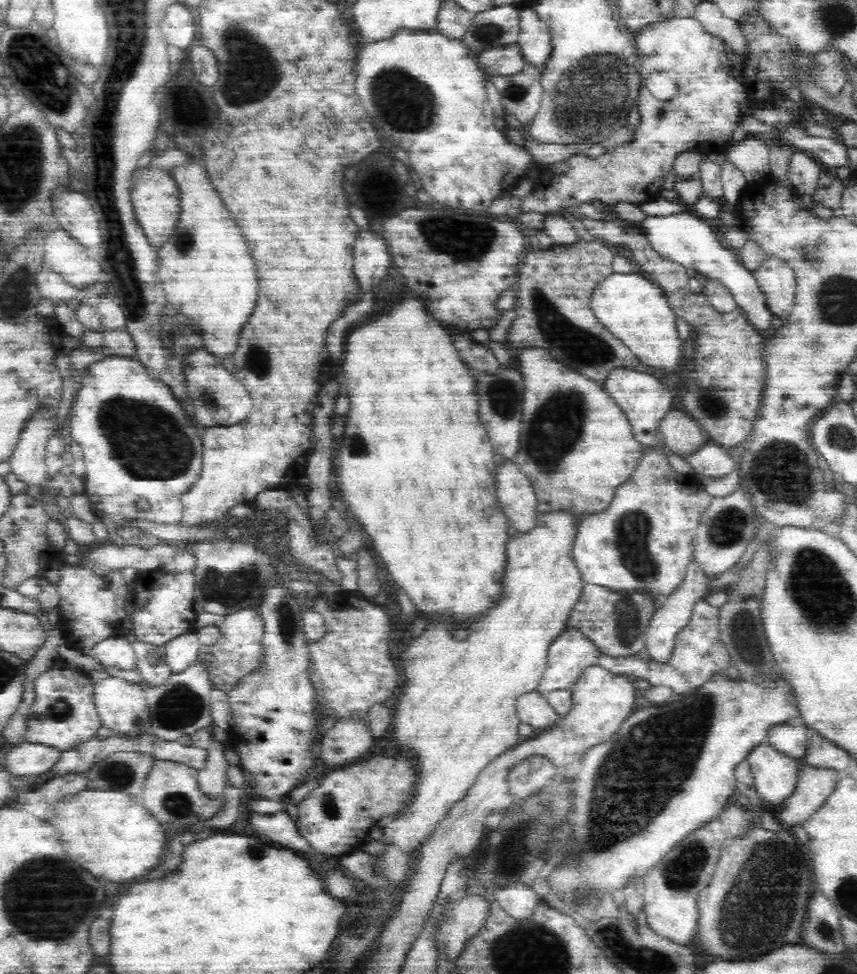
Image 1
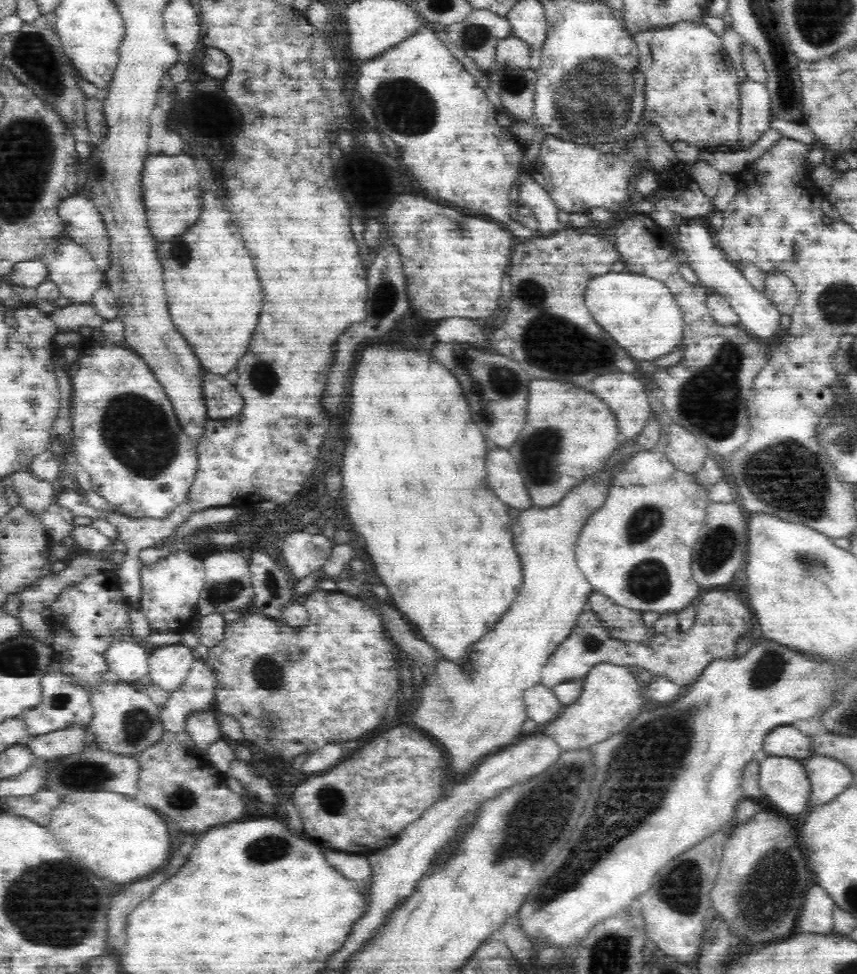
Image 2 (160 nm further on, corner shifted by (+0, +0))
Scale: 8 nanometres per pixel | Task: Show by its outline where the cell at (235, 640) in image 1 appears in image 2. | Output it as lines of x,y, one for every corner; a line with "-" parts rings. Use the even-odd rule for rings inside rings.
313,589
314,592
308,592
304,595
304,606
306,606
308,614
310,614
309,623
306,628
294,630
290,625
284,625
280,628
280,625
276,625
274,621
269,620
256,610
242,610
239,618
232,622
228,622
224,625
224,634
222,638
209,647
208,654
202,659
211,668
214,673
215,680
215,708
226,713
232,713
240,723
244,726
244,731
247,731
245,739
254,741
254,743
264,743
265,736
257,731
256,716
258,710
261,707
274,707
276,711
288,714
285,718
288,718
288,722
283,722
283,741
280,742
281,754
286,756
286,760
290,761
292,758
301,754
302,752
311,752
312,750
323,746
329,741
352,741
374,728
378,727
382,722
385,722
385,715
388,708
390,699
395,695
395,692
400,689
400,669
399,669
399,657
397,650
393,643
389,643
388,639
384,637
385,624
383,623
382,616
374,610
372,605
364,602
360,598
352,597
350,592
344,592
342,590
323,590

